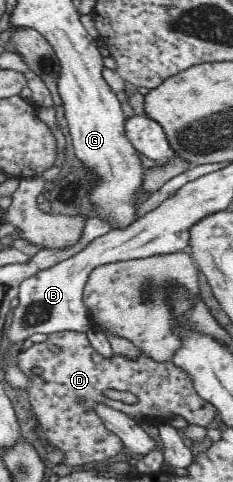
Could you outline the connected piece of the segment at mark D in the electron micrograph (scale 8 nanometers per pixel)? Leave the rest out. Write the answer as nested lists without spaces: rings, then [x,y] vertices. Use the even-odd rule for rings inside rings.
[[[60,331],[48,334],[47,338],[40,343],[32,344],[26,350],[20,350],[16,355],[18,365],[30,378],[28,386],[28,401],[32,405],[34,415],[38,421],[38,427],[45,439],[45,444],[51,449],[63,452],[63,463],[65,466],[81,466],[85,464],[103,463],[117,455],[125,448],[122,439],[114,434],[110,428],[104,425],[99,413],[96,413],[97,405],[106,405],[114,410],[122,412],[132,420],[142,423],[152,423],[156,427],[160,424],[169,423],[174,416],[180,416],[188,424],[208,427],[216,419],[217,409],[209,401],[203,400],[196,388],[194,380],[172,360],[154,361],[147,353],[139,349],[136,357],[116,354],[112,352],[110,357],[100,355],[87,338],[87,332]],[[48,345],[58,345],[59,353],[48,351]],[[34,368],[39,368],[40,373],[34,373]],[[104,389],[116,389],[116,391],[130,391],[138,397],[138,403],[129,405],[122,401],[116,401],[102,394]]]

